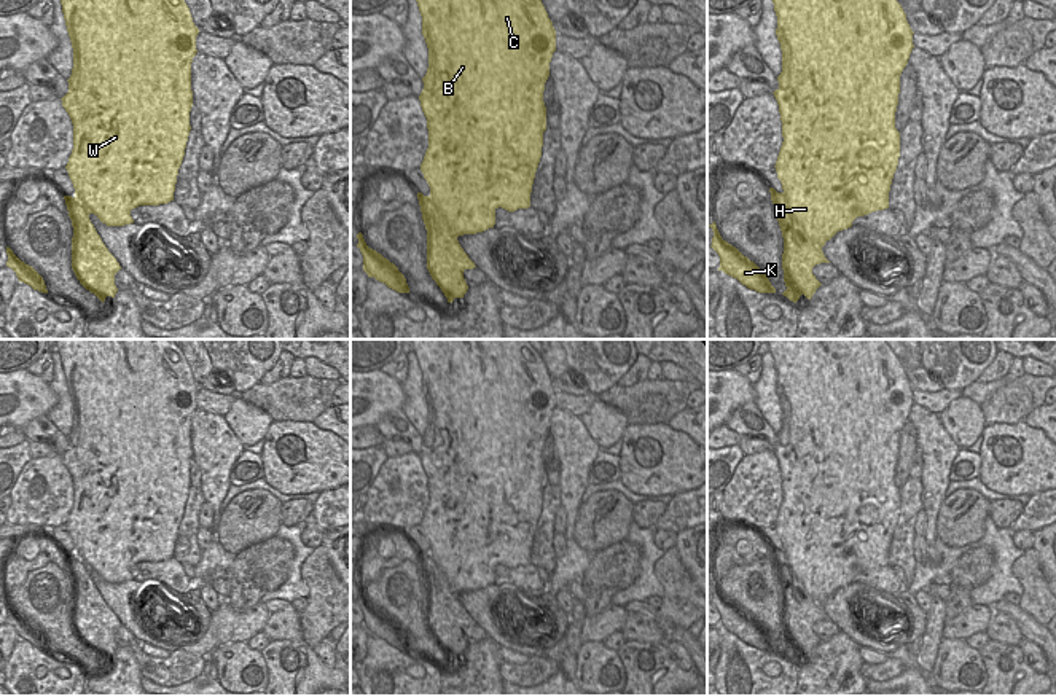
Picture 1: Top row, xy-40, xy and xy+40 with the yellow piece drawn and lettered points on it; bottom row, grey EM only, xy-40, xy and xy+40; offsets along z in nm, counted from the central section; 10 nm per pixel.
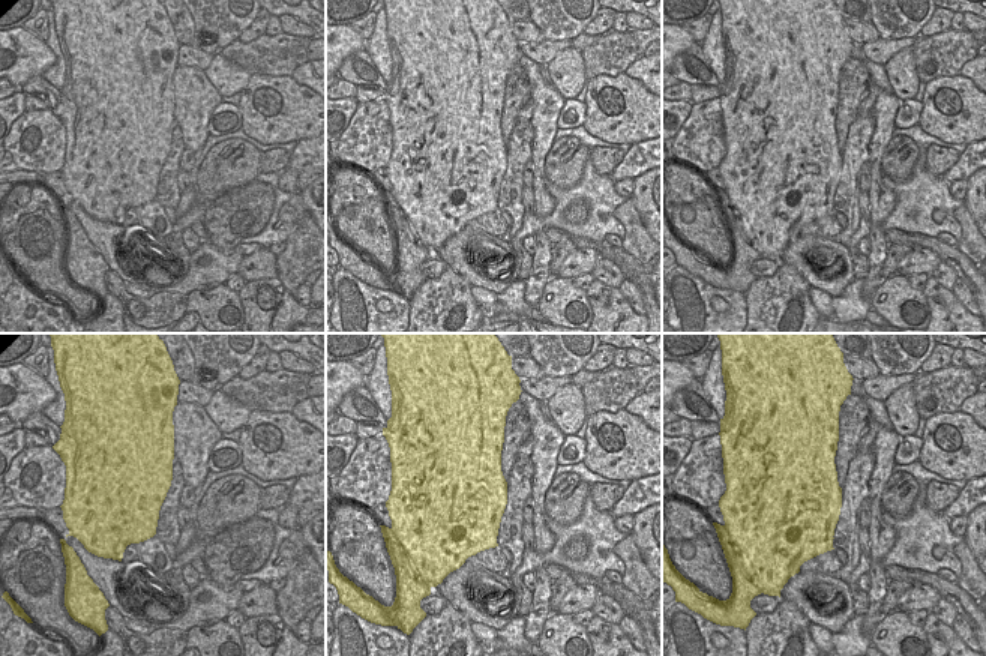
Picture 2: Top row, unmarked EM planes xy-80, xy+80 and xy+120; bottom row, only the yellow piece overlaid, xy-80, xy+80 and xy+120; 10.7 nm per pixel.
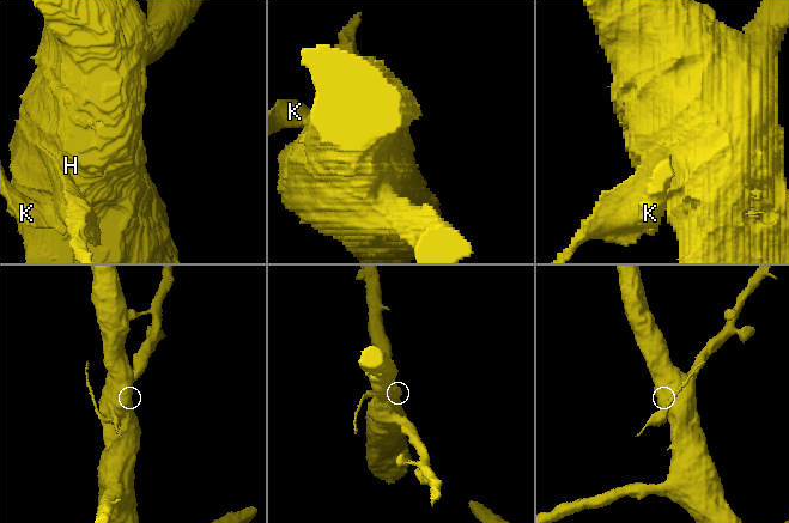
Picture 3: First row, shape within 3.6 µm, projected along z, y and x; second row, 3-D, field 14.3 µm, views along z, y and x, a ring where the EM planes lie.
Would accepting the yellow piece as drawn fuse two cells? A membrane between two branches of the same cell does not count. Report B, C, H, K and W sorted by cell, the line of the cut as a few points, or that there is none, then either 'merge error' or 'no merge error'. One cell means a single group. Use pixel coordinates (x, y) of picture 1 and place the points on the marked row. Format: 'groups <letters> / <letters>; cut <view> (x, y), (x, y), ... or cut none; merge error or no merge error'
groups B C H W / K; cut xy+40 (792, 215), (821, 247); merge error

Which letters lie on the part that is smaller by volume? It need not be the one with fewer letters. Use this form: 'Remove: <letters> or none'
Remove: K

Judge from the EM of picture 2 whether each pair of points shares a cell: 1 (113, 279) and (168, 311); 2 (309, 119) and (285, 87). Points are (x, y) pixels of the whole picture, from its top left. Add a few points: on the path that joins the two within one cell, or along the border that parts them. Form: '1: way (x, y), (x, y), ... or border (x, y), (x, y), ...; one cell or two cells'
1: way (122, 294), (135, 308), (153, 311); one cell
2: way (302, 111), (285, 95); one cell

